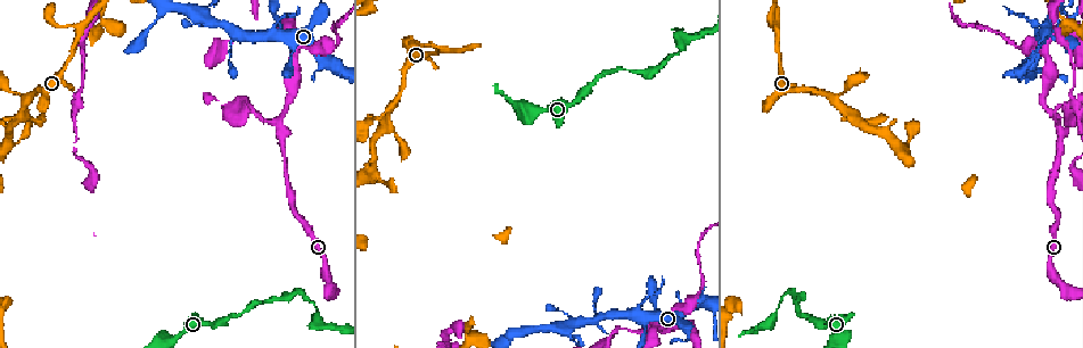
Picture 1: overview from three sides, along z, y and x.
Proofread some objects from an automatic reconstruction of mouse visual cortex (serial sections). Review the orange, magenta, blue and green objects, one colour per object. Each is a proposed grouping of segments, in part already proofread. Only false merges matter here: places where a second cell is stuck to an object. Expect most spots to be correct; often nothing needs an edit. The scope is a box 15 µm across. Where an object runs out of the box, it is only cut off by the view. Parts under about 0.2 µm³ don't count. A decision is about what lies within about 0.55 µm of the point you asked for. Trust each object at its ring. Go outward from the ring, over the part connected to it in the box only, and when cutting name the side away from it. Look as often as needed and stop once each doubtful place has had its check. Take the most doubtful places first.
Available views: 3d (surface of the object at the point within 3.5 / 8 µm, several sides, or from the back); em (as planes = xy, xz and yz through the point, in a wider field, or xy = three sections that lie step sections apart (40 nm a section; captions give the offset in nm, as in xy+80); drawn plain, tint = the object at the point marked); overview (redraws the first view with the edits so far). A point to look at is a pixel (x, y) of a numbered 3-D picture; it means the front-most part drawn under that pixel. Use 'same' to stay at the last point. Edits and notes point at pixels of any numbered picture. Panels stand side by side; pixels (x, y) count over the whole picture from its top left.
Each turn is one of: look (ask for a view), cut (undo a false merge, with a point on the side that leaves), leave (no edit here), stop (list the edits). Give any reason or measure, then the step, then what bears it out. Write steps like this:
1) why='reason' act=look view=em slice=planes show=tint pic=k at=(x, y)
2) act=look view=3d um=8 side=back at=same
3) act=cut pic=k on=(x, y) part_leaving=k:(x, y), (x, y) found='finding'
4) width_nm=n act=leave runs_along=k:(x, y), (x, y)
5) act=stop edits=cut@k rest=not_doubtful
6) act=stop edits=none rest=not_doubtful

why='three-way junction' act=look view=3d um=8 side=back pic=1 at=(1057, 126)

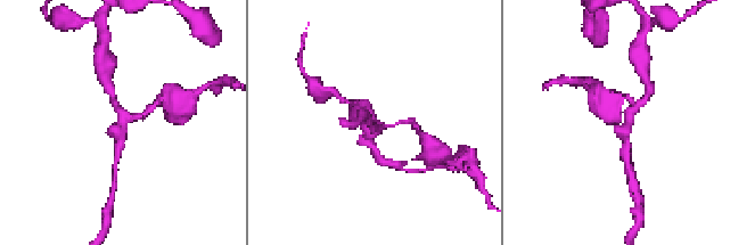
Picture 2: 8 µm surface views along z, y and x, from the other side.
arms=3 arm_widths_nm=150,250,300 act=look view=em slice=xy step=1 show=tint pic=2 at=(379, 123)

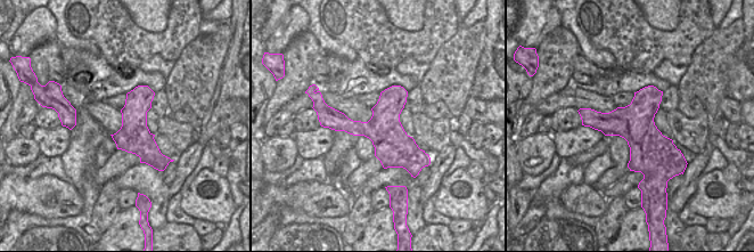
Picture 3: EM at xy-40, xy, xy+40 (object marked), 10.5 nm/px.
act=leave runs_along=2:(626, 154), (628, 114), (645, 99) found='one cell here'

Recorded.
why='thick turns thin' act=look view=3d um=8 pic=1 at=(678, 303)

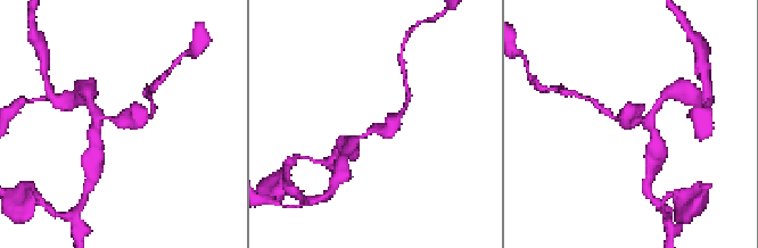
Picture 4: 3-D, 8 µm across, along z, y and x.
why='zoom in' act=look view=3d um=3.5 pic=4 at=(120, 124)

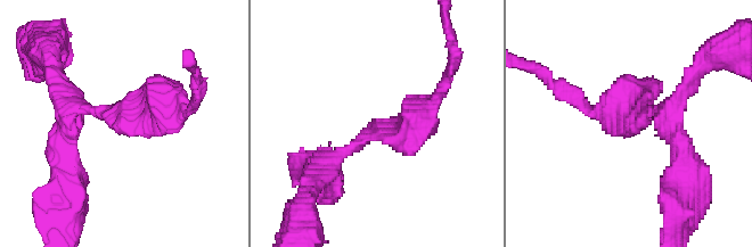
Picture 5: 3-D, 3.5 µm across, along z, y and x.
act=look view=em slice=xy step=1 show=tint pic=5 at=(632, 123)

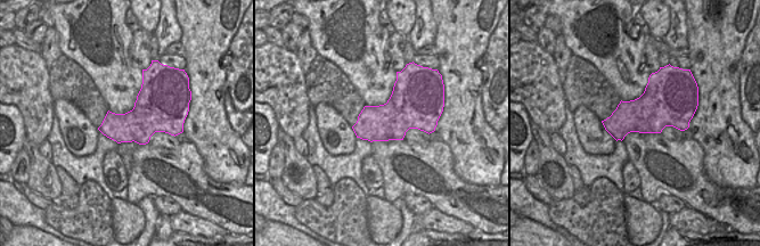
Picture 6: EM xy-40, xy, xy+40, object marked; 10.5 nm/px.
act=leave runs_along=5:(324, 161), (443, 88) found='continuous, no second cell'

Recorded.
act=look view=3d um=3.5 pic=1 at=(335, 45)

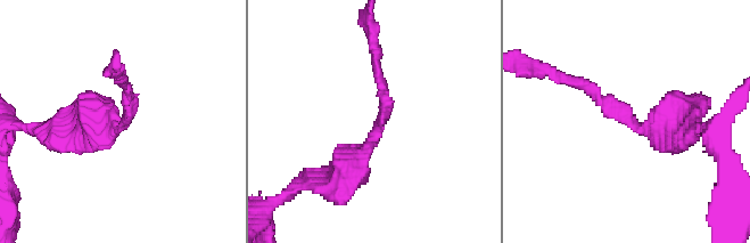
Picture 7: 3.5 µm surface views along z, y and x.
act=look view=em slice=xy step=5 show=tint pic=7 at=(369, 140)

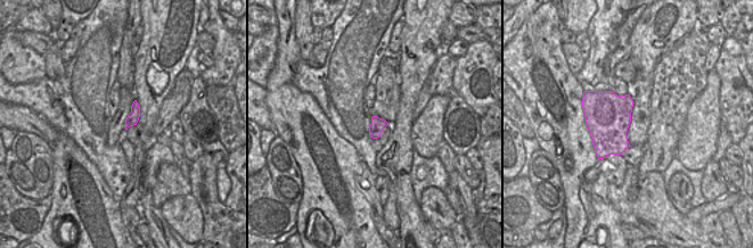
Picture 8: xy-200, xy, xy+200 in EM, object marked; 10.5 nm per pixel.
act=look view=em slice=xy step=3 show=tint at=same

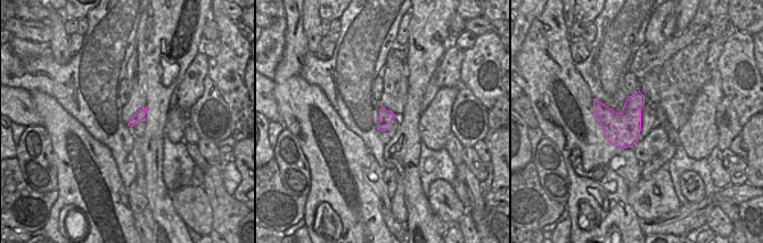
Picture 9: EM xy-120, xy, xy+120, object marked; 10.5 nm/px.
arm_widths_nm=150,250 act=leave runs_along=7:(307, 178), (364, 152), (385, 111), (381, 84) found='continuous, no second cell'

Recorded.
act=stop edits=none rest=not_doubtful

